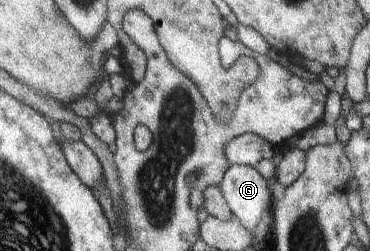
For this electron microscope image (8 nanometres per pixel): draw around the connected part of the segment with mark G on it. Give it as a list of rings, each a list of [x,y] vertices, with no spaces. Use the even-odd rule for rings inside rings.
[[[232,165],[221,184],[225,197],[237,217],[256,234],[264,214],[274,210],[269,180],[250,165]]]

